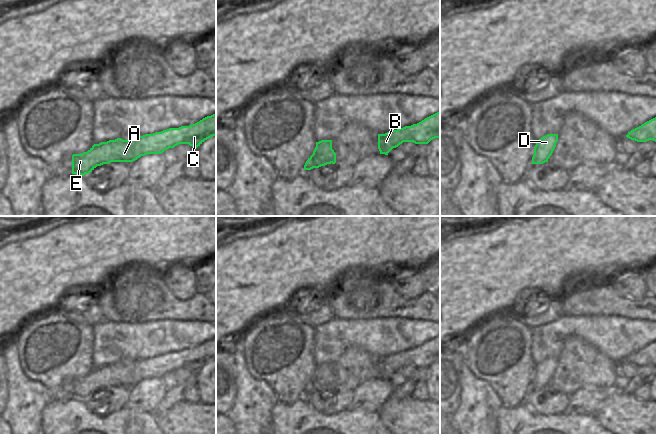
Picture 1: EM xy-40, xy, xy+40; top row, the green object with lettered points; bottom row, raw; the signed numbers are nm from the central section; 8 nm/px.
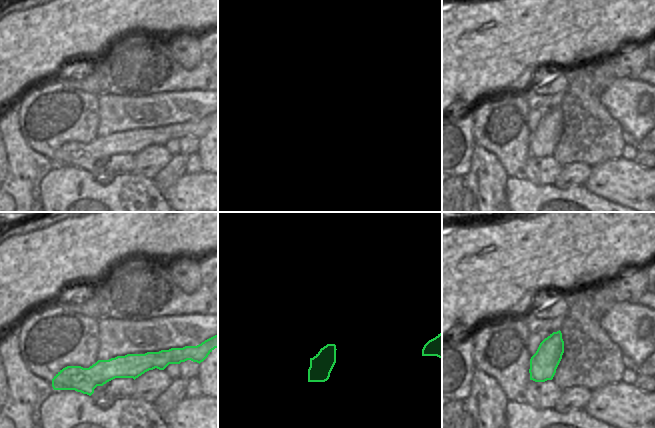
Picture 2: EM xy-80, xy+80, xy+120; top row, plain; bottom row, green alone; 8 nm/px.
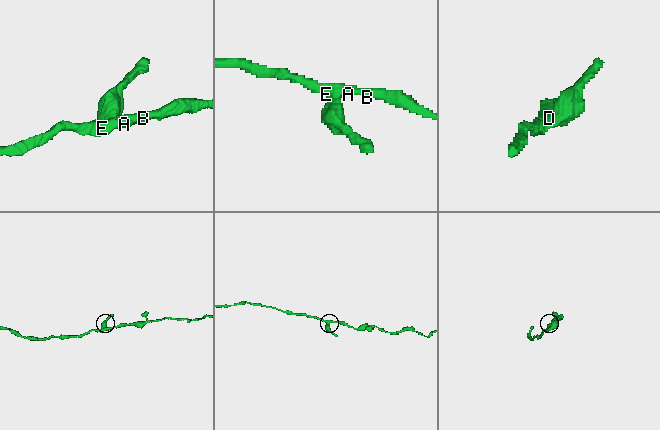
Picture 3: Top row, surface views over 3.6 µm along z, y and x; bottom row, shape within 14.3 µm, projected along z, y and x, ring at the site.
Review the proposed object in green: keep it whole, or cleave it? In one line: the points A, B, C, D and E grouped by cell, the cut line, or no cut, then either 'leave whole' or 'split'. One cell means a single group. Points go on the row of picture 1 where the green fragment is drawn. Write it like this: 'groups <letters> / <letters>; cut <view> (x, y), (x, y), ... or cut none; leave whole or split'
groups A B C E / D; cut xy (312, 154), (330, 163); split

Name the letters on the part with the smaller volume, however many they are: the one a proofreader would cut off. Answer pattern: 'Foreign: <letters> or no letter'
Foreign: D

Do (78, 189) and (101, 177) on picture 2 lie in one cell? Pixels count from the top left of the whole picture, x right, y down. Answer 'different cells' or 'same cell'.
different cells

